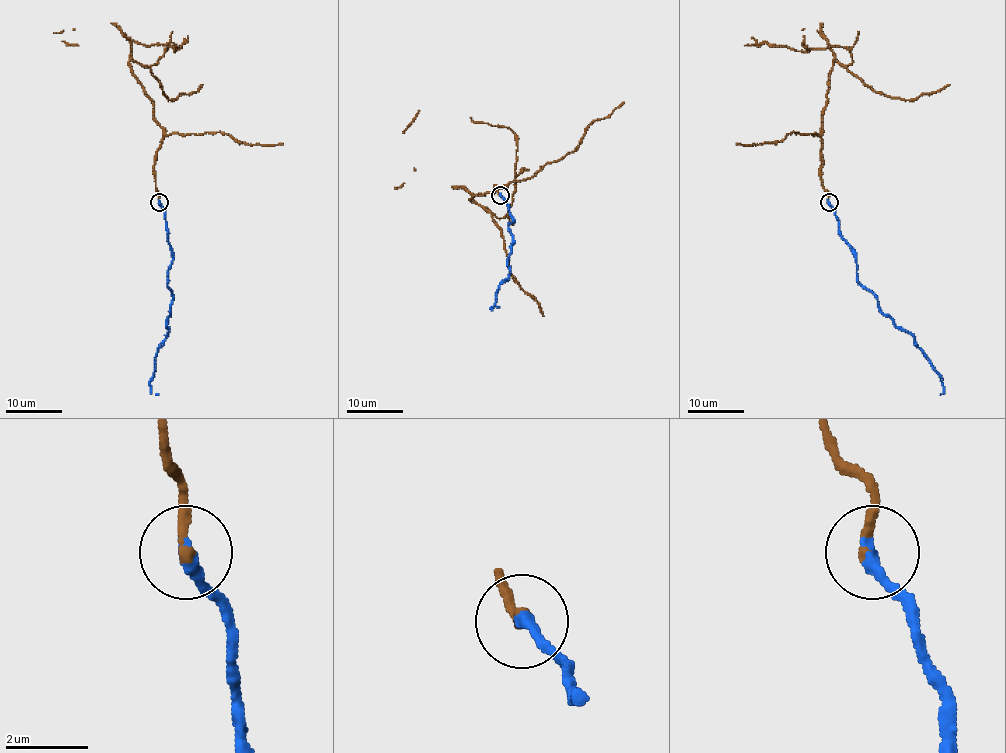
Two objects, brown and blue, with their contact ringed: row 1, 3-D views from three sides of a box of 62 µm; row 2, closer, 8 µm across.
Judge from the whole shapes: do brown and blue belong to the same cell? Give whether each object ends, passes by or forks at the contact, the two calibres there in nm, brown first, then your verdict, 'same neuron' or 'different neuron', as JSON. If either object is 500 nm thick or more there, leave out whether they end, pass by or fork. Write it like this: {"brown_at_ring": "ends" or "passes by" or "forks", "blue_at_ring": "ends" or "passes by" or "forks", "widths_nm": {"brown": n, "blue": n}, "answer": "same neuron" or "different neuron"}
{"brown_at_ring": "ends", "blue_at_ring": "ends", "widths_nm": {"brown": 240, "blue": 340}, "answer": "same neuron"}

